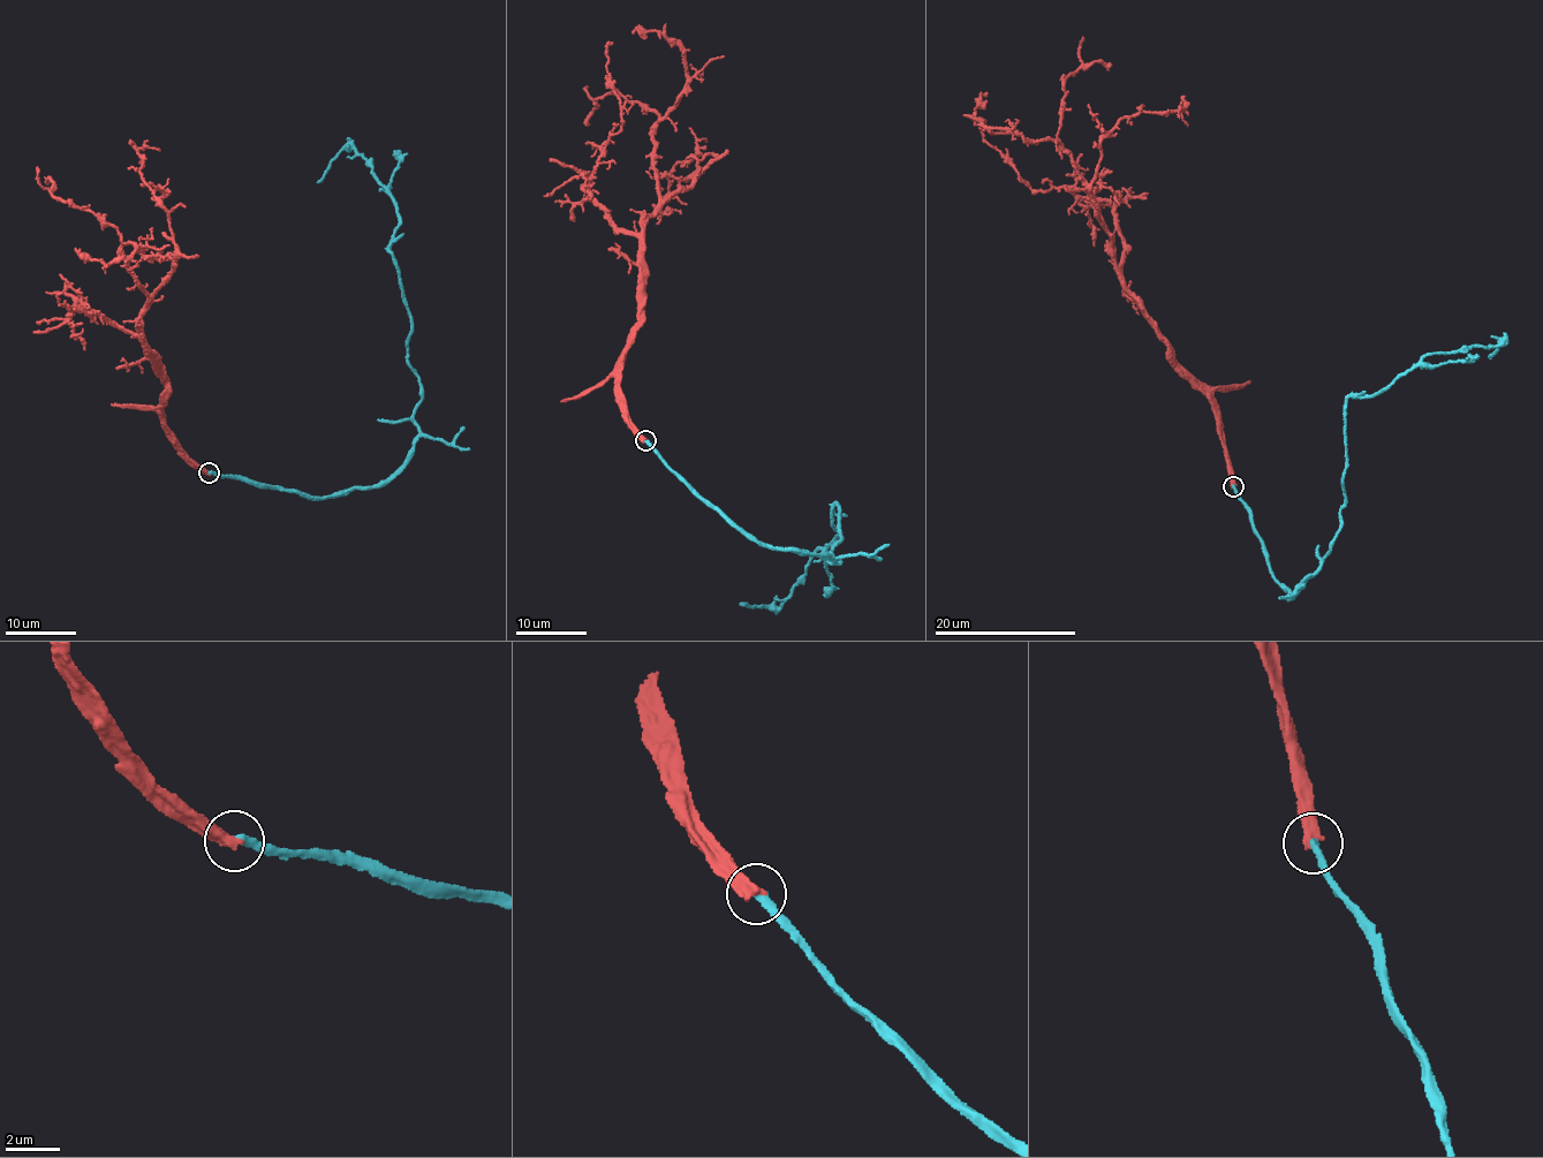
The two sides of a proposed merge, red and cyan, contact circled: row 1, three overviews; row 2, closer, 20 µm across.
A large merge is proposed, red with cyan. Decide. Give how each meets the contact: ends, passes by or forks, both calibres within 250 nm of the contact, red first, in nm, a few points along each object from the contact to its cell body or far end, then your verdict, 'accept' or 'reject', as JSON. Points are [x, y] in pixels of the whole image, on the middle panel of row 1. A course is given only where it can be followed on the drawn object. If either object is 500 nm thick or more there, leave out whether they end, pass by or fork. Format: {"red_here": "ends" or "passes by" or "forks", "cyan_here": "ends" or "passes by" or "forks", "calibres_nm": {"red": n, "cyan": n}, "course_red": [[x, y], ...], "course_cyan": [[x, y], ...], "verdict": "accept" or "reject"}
{"red_here": "ends", "cyan_here": "ends", "calibres_nm": {"red": 440, "cyan": 300}, "course_red": [[647, 441], [619, 386], [660, 196], [656, 125], [686, 82], [685, 53], [662, 32], [633, 33]], "course_cyan": [[647, 441], [766, 545], [839, 564], [837, 504], [837, 538], [791, 596], [778, 608], [739, 604]], "verdict": "reject"}

